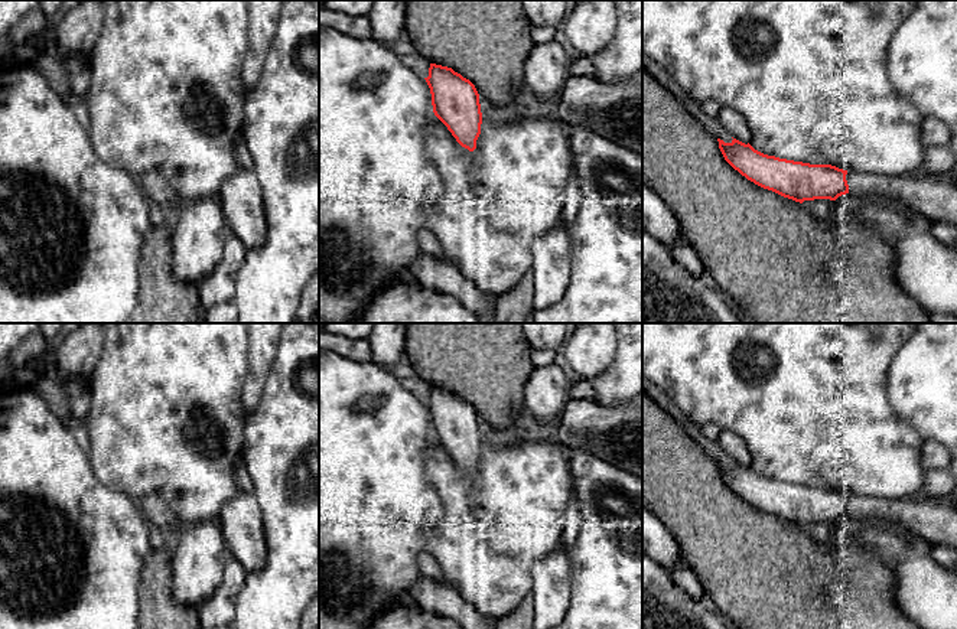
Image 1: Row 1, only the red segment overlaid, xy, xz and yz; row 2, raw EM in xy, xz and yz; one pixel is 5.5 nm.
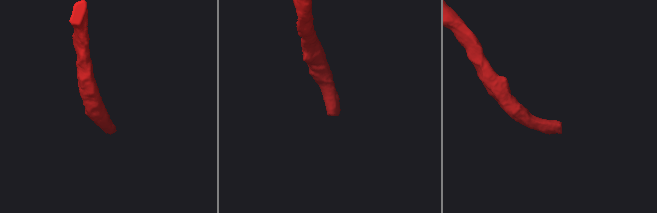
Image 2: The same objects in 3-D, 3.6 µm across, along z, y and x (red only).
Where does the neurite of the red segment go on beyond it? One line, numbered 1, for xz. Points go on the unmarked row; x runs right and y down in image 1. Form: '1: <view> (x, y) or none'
1: none

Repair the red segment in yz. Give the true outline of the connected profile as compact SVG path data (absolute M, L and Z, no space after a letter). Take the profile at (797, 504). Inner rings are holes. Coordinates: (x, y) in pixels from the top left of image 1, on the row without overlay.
M736 462L717 465L725 483L742 499L795 525L836 524L846 516L889 522L925 548L944 545L957 550L957 506L950 499L860 496L768 479Z

